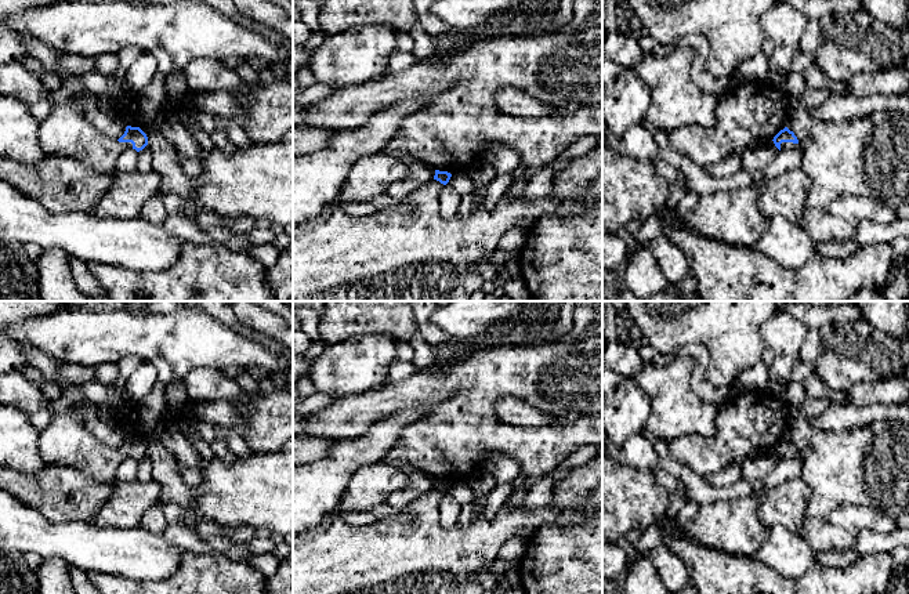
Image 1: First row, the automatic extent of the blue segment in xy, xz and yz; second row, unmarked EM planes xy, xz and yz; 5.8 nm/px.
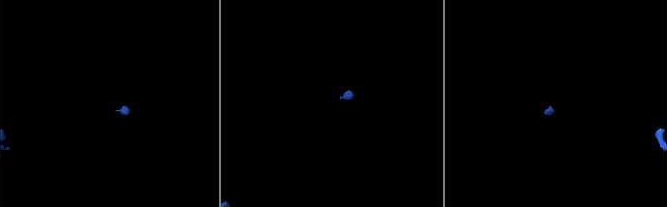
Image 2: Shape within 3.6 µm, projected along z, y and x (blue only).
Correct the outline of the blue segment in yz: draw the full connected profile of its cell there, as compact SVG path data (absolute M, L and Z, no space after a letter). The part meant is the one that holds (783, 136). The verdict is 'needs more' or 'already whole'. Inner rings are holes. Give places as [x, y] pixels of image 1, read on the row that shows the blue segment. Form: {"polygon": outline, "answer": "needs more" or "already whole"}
{"polygon": "M787 127L781 130L775 137L774 137L774 144L775 146L781 149L793 149L798 144L797 137L794 135L793 131L790 131Z", "answer": "needs more"}

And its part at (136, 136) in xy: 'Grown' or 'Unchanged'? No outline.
Grown

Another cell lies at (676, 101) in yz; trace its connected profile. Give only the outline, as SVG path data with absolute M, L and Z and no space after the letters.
M689 47L667 55L642 54L633 69L651 90L644 122L667 133L684 126L714 126L718 97L703 93L692 80L695 58Z

